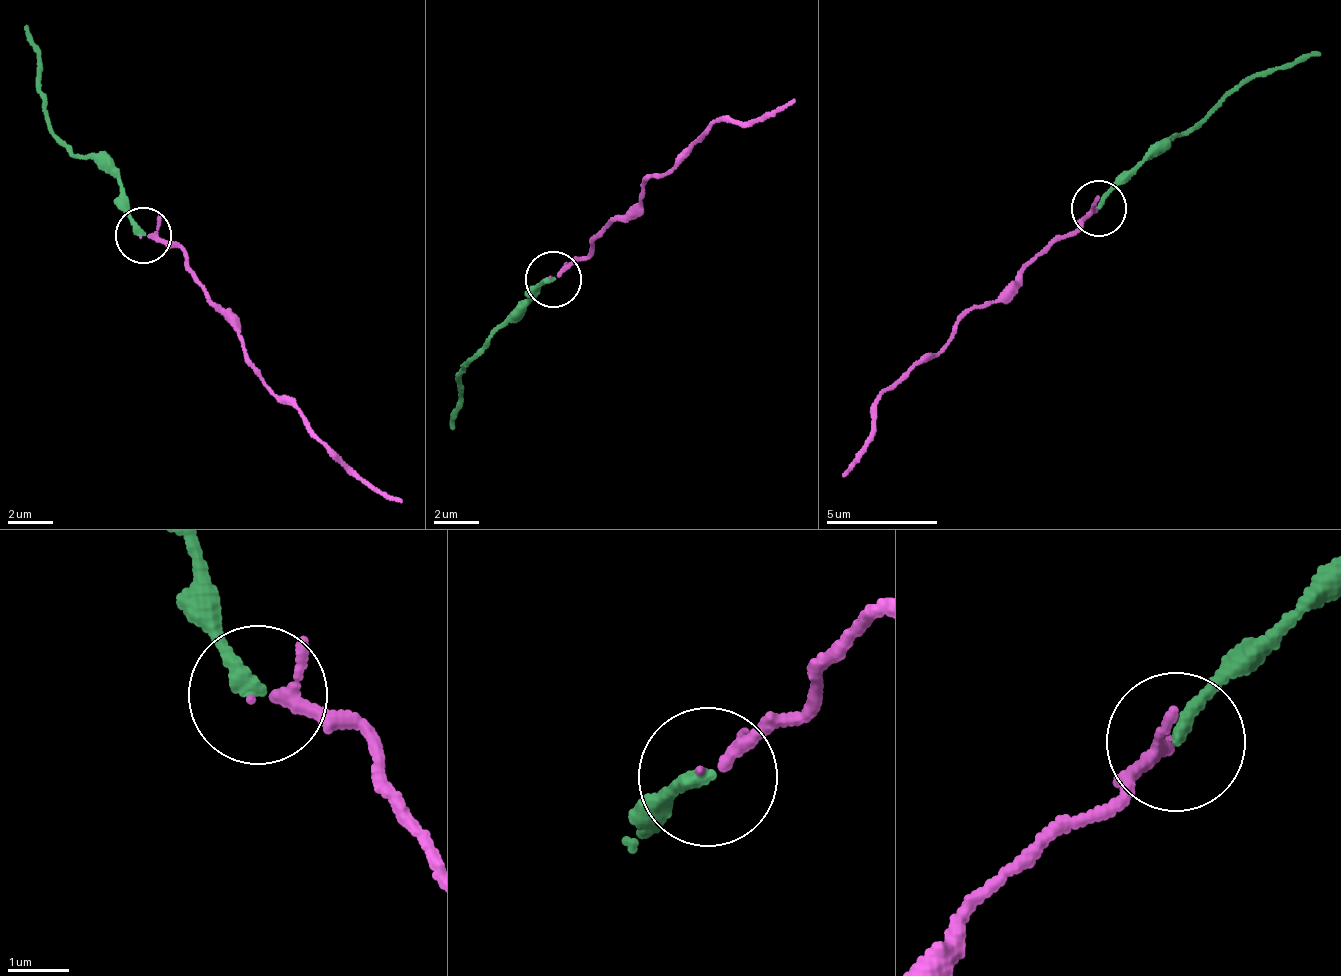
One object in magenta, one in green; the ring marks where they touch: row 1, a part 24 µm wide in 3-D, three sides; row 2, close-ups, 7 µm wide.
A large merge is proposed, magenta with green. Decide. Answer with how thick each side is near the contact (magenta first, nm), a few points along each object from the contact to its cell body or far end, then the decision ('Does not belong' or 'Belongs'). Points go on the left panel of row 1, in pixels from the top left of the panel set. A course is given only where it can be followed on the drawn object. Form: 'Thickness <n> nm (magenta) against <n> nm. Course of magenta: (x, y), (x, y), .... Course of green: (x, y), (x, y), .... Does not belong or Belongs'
Thickness 120 nm (magenta) against 240 nm. Course of magenta: (141, 237), (184, 254), (187, 266), (240, 335), (243, 359), (268, 388), (351, 470), (400, 503). Course of green: (141, 237), (106, 169), (66, 146), (47, 121), (41, 72), (22, 27). Belongs

